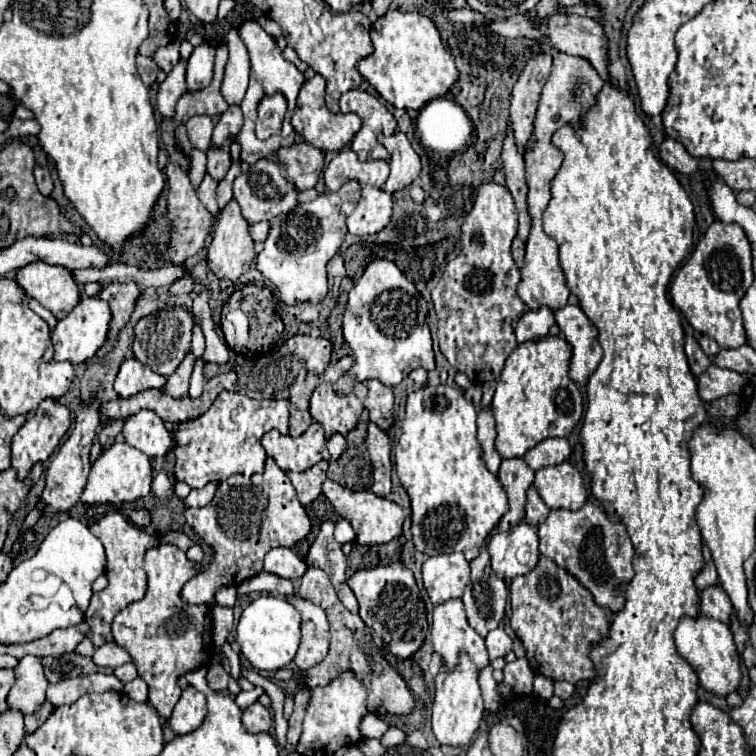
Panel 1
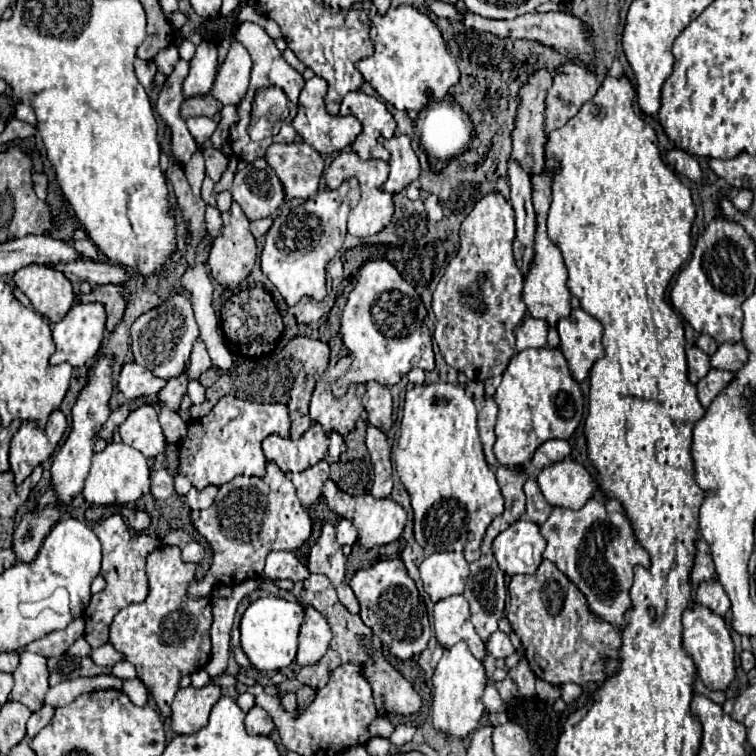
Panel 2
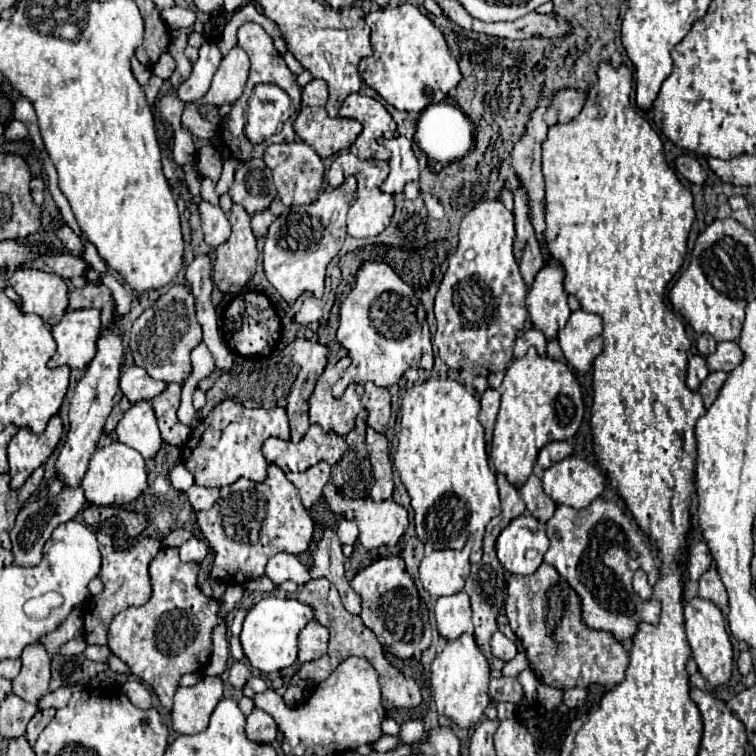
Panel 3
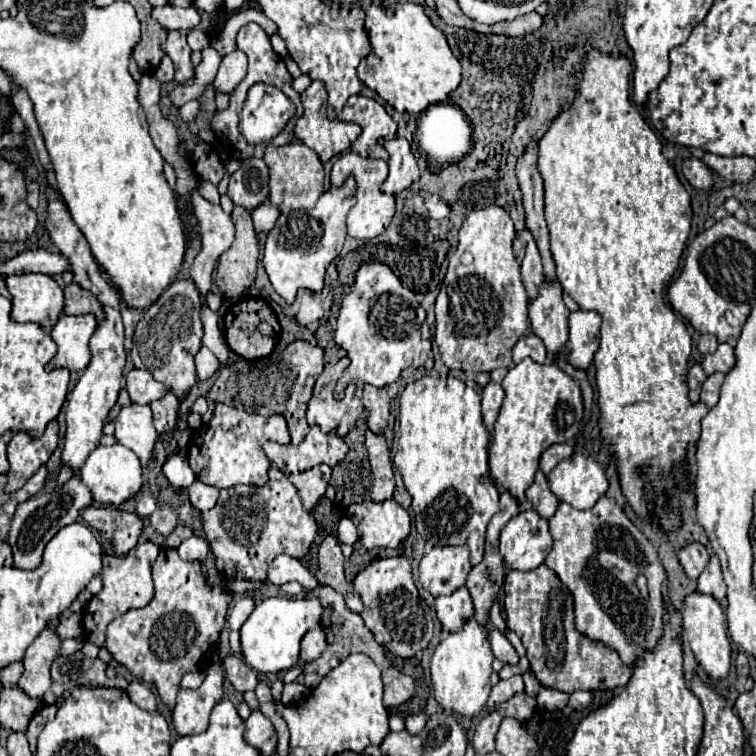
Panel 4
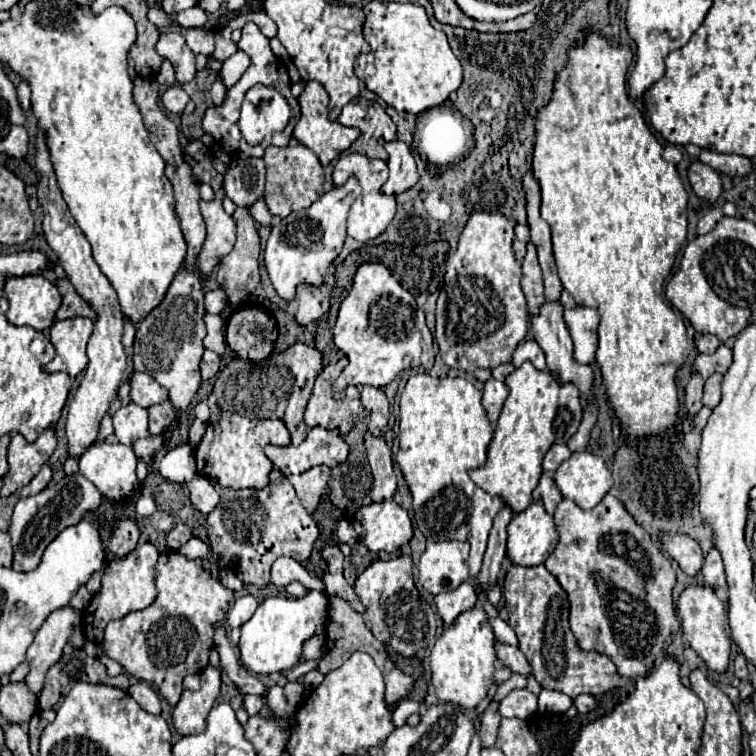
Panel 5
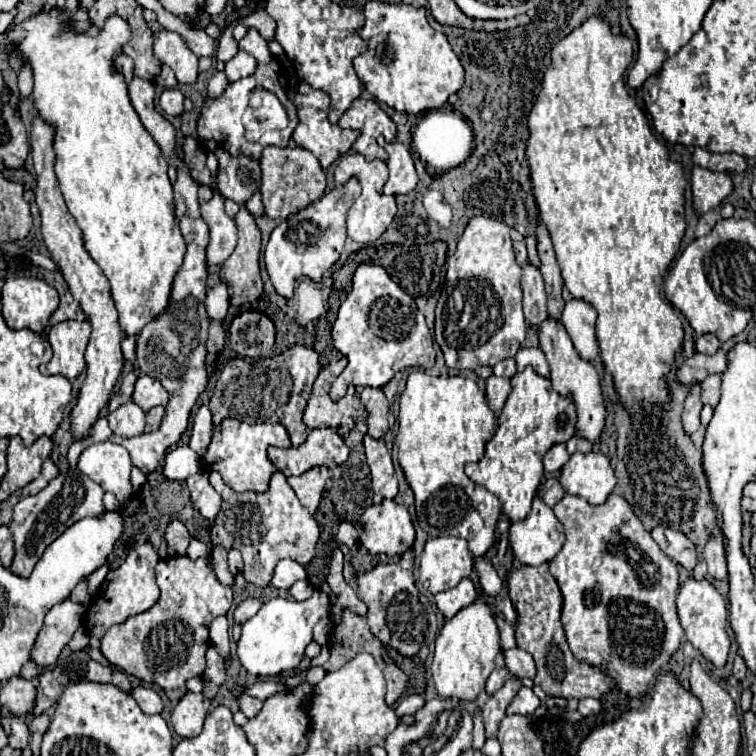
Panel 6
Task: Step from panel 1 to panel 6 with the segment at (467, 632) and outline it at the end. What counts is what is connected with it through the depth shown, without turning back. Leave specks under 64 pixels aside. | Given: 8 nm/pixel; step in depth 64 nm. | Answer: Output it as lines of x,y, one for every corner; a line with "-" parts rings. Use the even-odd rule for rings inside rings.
464,578
464,580
460,580
460,584
456,584
456,588
438,592
434,596
438,610
446,618
452,618
458,610
462,610
464,606
472,604
476,598
478,598
478,594
476,594
476,588
474,588
474,584
472,584
470,578

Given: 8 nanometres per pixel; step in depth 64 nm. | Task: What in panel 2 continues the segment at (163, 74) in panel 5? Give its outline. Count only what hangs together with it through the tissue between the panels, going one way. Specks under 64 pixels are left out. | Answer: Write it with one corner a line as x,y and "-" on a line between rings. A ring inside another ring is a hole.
168,46
168,48
160,50
158,56
154,58
154,64
156,64
158,72
162,72
164,76
172,74
176,62
178,62
178,48
176,46

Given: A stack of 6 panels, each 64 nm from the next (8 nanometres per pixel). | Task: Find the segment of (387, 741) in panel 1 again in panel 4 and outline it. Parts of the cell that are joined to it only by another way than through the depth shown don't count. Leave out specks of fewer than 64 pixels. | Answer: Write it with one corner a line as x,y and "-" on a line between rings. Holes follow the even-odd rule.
422,712
410,714
410,716
406,718
406,728
408,728
412,734
418,734
418,732
424,728
424,724
426,724
426,714
422,714

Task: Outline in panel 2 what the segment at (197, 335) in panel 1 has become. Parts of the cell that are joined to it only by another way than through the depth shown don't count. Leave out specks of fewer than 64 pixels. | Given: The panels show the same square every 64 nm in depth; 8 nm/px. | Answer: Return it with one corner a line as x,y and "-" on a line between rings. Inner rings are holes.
198,340
192,348
192,358
190,358
190,364
188,364
188,382
192,380
198,380
206,370
212,368
212,360
210,356
206,354
206,346
202,340

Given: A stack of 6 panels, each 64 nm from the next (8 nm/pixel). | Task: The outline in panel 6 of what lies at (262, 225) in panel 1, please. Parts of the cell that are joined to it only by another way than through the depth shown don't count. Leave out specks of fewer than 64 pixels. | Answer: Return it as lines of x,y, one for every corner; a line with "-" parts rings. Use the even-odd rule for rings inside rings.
254,192
252,198
250,198
244,206
250,210
250,214
254,214
254,216
264,216
264,206
262,206
262,202
260,202
260,192

